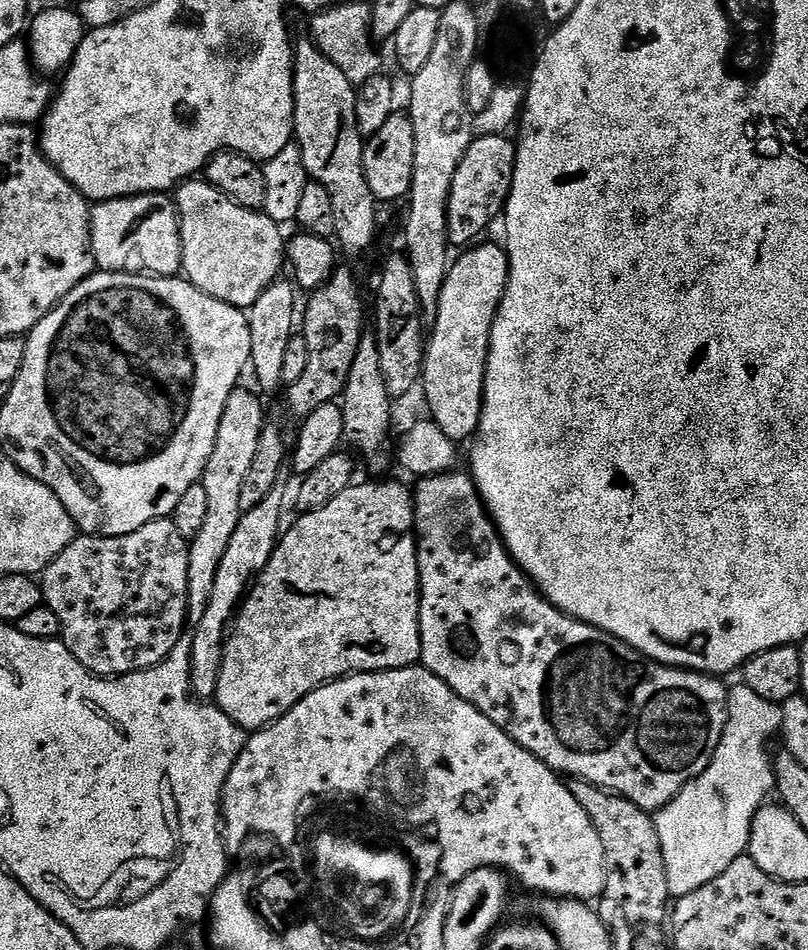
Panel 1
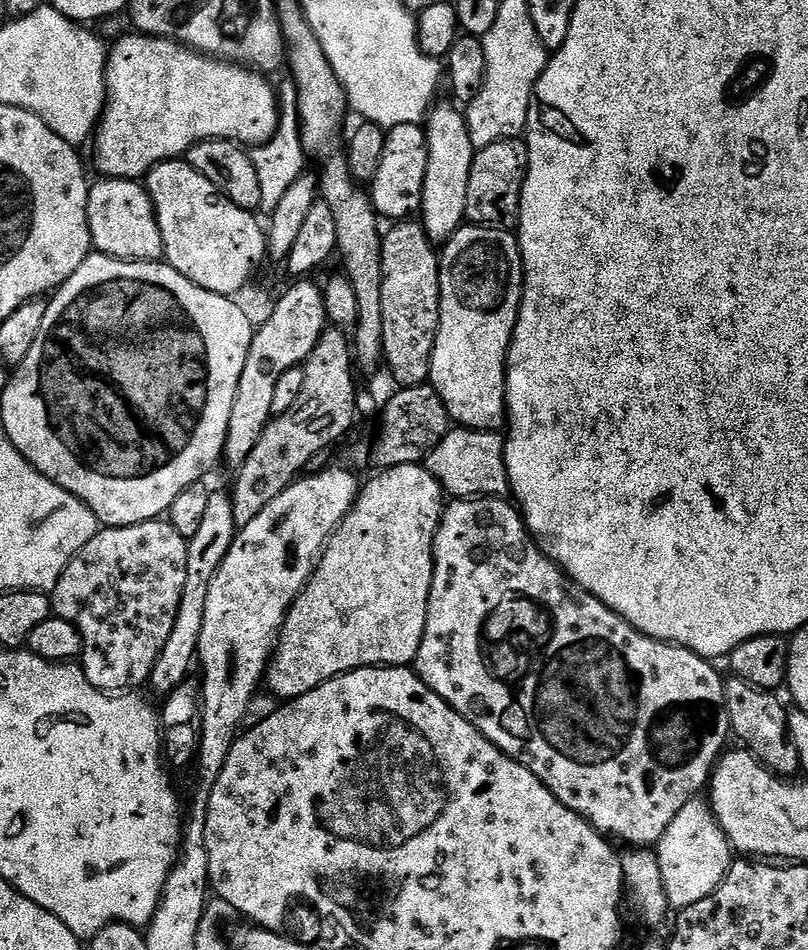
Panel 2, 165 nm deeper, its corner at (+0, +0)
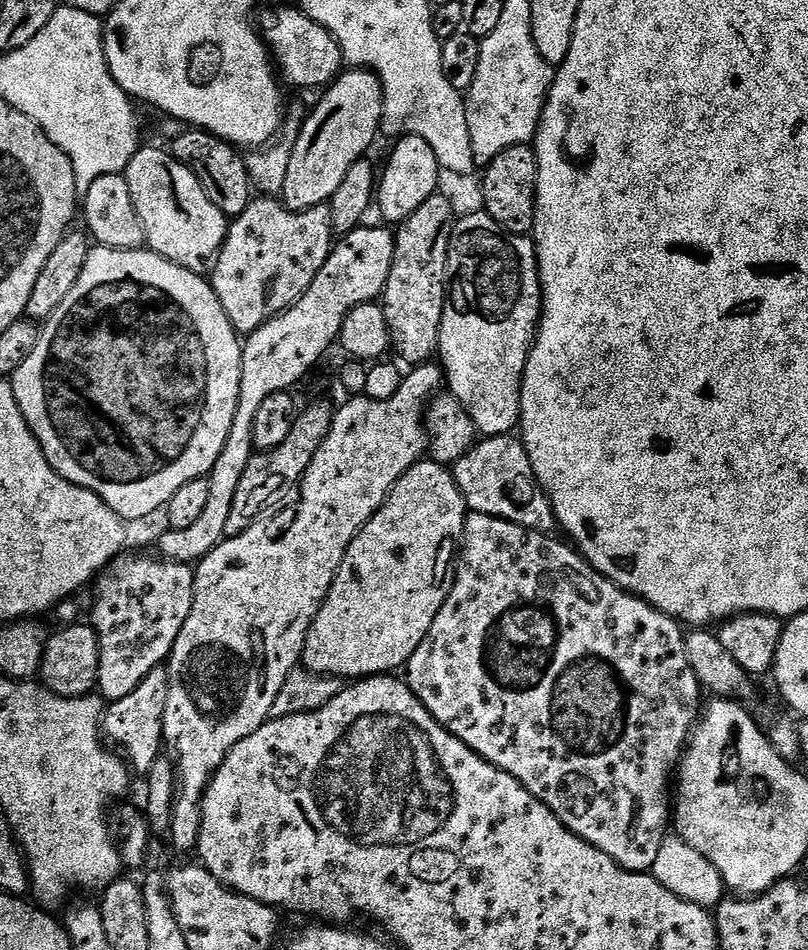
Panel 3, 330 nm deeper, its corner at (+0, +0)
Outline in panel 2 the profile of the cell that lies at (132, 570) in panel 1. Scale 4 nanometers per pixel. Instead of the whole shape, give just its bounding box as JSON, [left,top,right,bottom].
[50,519,188,694]

